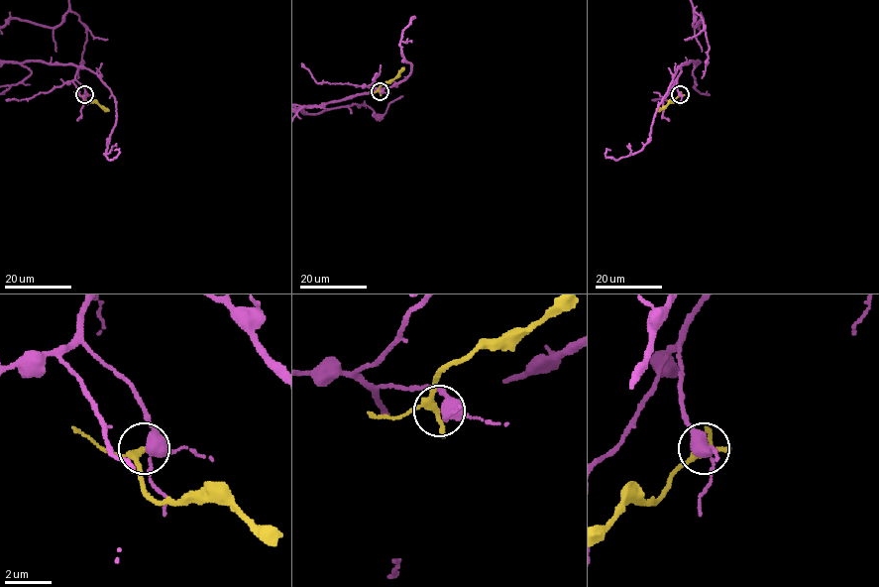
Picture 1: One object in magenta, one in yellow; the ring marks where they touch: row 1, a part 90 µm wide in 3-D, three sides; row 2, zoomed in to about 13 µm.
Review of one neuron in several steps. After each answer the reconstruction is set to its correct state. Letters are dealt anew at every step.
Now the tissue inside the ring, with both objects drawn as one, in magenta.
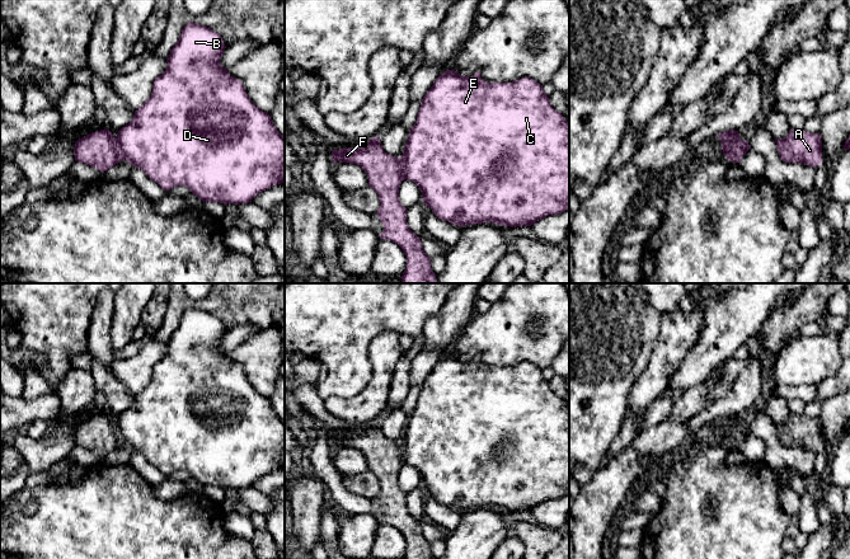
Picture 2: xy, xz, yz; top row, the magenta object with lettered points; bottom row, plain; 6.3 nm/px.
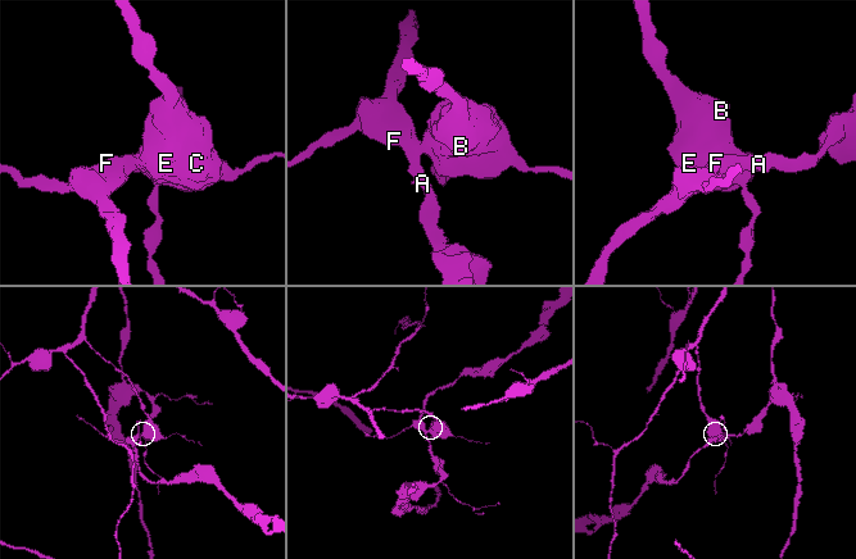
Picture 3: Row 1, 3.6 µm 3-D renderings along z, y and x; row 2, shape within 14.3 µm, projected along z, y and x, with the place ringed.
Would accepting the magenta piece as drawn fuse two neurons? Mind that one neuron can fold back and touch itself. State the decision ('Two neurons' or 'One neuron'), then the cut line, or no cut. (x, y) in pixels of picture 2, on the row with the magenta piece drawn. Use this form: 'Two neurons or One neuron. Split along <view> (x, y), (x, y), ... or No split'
Two neurons. Split along xy (114, 139), (123, 159)

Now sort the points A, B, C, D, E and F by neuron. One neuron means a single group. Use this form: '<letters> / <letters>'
A F / B C D E

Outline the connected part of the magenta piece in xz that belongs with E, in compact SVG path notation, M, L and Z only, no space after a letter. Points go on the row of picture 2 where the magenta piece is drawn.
M454 70L445 71L423 97L417 121L409 131L400 160L404 179L414 182L419 187L423 203L438 219L457 226L483 222L494 222L511 227L531 226L549 215L557 215L569 208L569 123L562 113L551 107L549 97L543 91L543 85L530 77L522 77L512 83L487 83L479 72L471 76L461 76Z

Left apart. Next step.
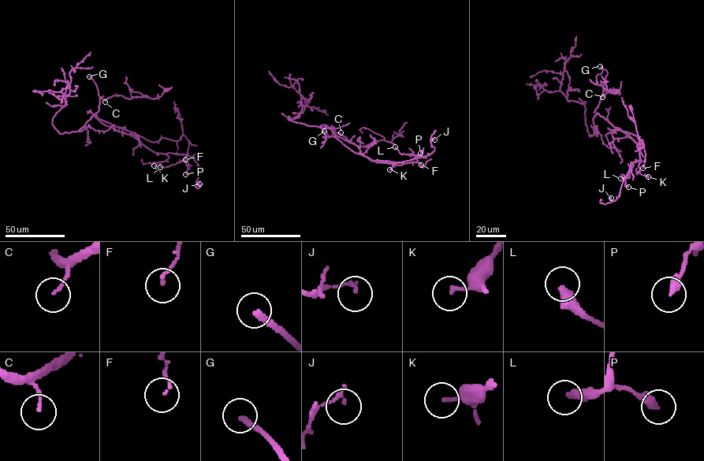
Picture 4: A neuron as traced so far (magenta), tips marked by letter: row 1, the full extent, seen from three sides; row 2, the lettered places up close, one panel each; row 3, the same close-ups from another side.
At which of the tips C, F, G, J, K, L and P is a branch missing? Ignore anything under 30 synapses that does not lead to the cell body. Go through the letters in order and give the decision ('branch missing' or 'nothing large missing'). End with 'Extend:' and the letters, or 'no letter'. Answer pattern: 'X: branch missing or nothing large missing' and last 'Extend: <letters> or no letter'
C: nothing large missing
F: nothing large missing
G: branch missing
J: nothing large missing
K: nothing large missing
L: nothing large missing
P: nothing large missing
Extend: G

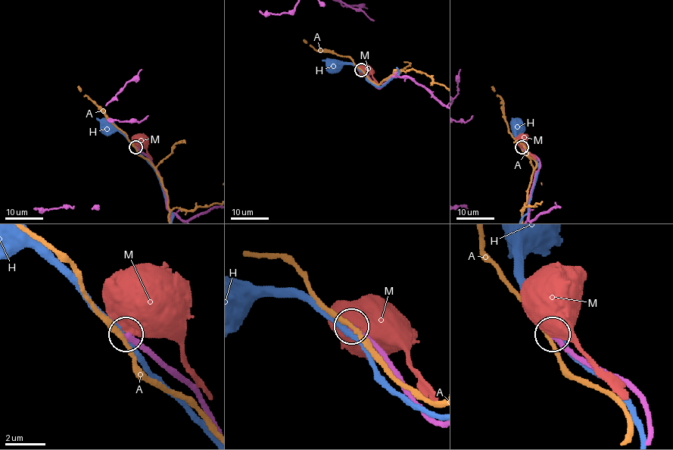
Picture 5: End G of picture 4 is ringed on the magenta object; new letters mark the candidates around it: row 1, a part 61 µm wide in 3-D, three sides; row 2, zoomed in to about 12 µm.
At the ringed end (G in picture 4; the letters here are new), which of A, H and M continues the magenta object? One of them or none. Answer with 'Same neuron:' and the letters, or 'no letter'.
Same neuron: no letter

